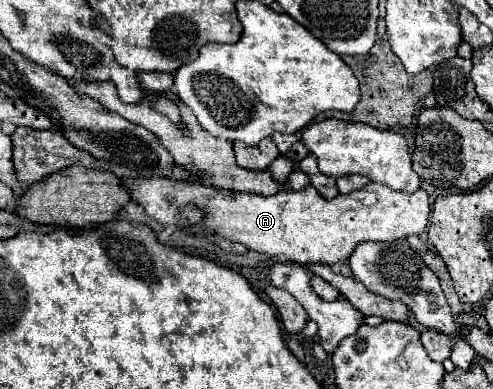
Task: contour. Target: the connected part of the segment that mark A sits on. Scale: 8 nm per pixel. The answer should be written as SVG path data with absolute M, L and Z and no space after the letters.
M128 178L122 180L122 186L128 190L130 198L144 208L148 216L158 220L160 224L174 224L178 228L184 228L178 214L182 212L184 204L194 204L198 210L206 210L206 218L202 218L202 230L204 234L218 234L220 238L230 238L232 242L240 242L250 250L274 256L278 260L292 260L298 264L326 264L332 266L336 262L348 260L356 244L374 240L374 242L386 242L386 240L404 240L410 234L422 234L428 226L430 216L430 200L426 190L416 190L412 194L396 192L384 184L366 184L362 190L356 190L354 194L338 194L336 198L320 198L318 190L312 186L306 186L300 192L294 190L282 190L274 196L260 196L254 192L238 192L230 188L208 188L200 182L190 180L174 180L174 178Z

